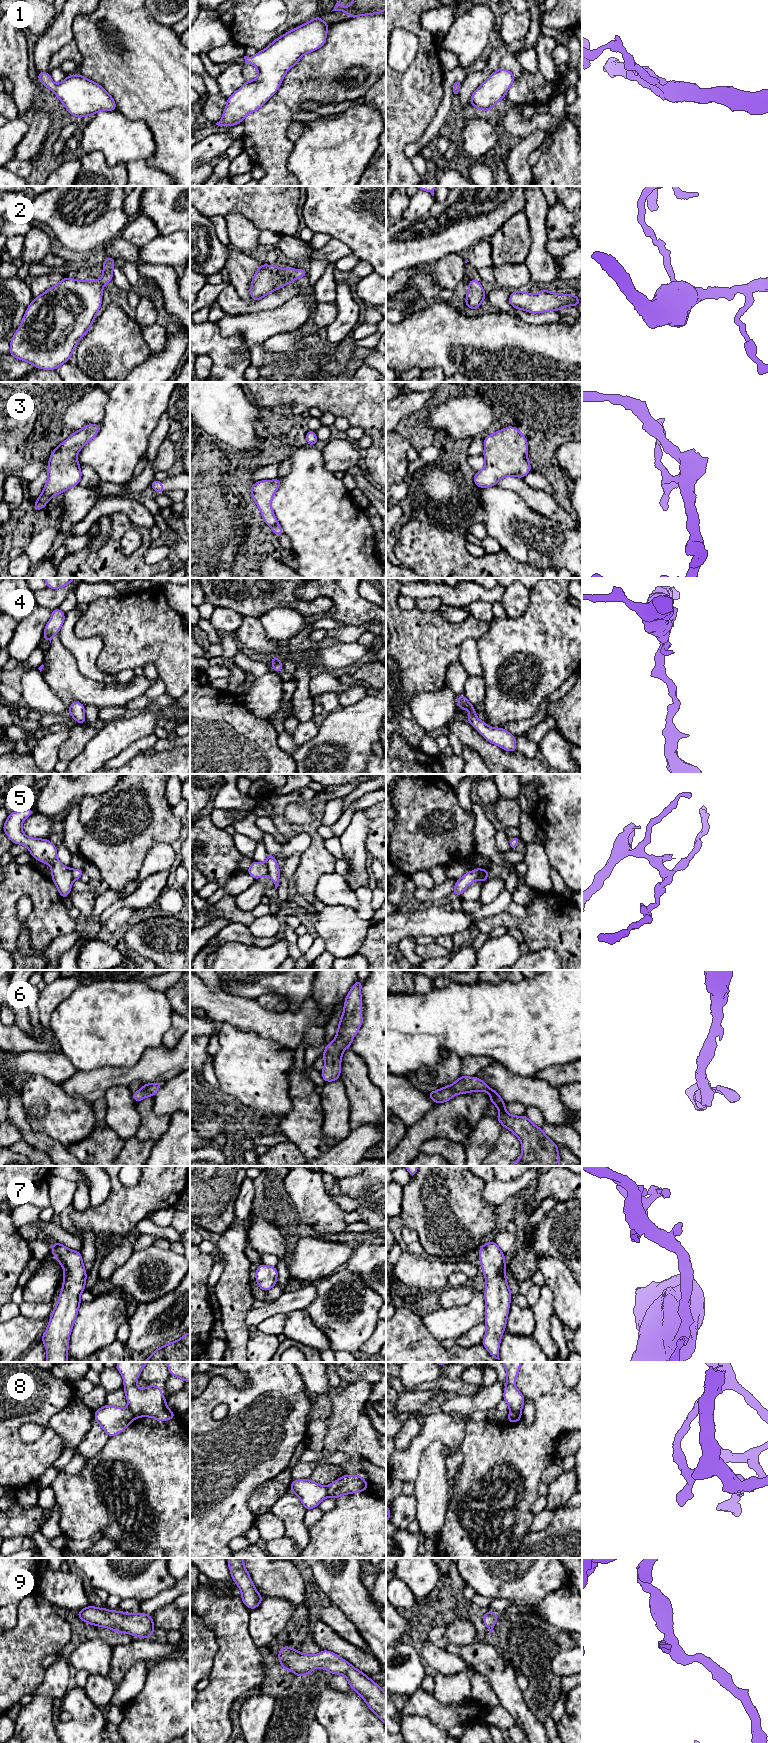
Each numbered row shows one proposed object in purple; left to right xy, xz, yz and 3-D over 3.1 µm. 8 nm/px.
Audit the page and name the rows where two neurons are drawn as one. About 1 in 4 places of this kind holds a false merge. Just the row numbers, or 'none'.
5, 8

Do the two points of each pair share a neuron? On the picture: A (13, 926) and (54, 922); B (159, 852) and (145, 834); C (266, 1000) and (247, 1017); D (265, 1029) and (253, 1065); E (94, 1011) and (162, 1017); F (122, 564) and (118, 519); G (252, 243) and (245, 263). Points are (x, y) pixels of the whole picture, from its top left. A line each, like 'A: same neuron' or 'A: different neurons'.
A: same neuron
B: different neurons
C: different neurons
D: different neurons
E: same neuron
F: same neuron
G: different neurons

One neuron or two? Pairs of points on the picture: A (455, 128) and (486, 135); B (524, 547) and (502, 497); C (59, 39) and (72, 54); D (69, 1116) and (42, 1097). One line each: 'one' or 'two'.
A: two
B: one
C: two
D: one

